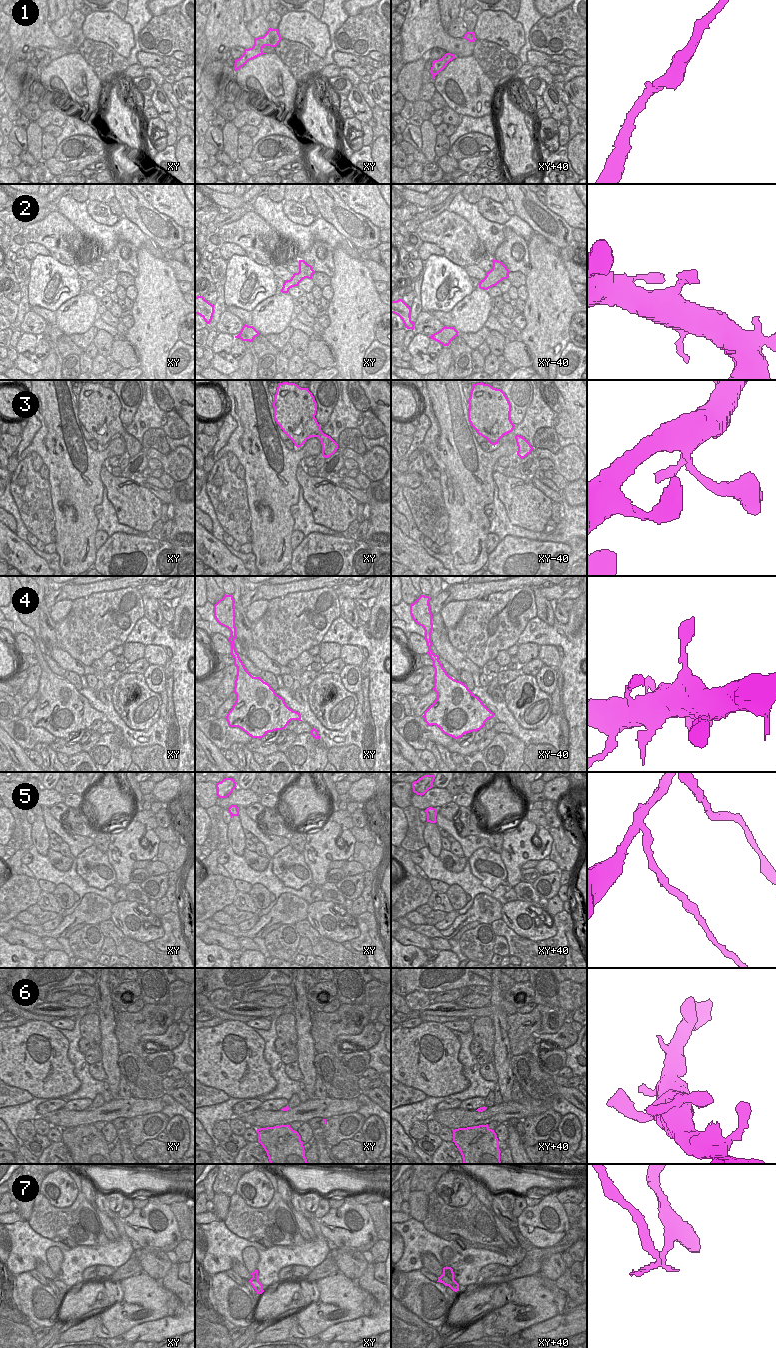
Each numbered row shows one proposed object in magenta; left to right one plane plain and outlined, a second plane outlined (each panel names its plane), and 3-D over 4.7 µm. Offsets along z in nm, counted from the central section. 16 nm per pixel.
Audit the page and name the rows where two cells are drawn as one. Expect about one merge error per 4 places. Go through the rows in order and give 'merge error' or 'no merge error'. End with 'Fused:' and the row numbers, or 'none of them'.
1: no merge error
2: no merge error
3: no merge error
4: no merge error
5: merge error
6: no merge error
7: merge error
Fused: 5, 7

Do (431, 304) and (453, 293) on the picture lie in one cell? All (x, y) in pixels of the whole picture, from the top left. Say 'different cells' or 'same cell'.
same cell

